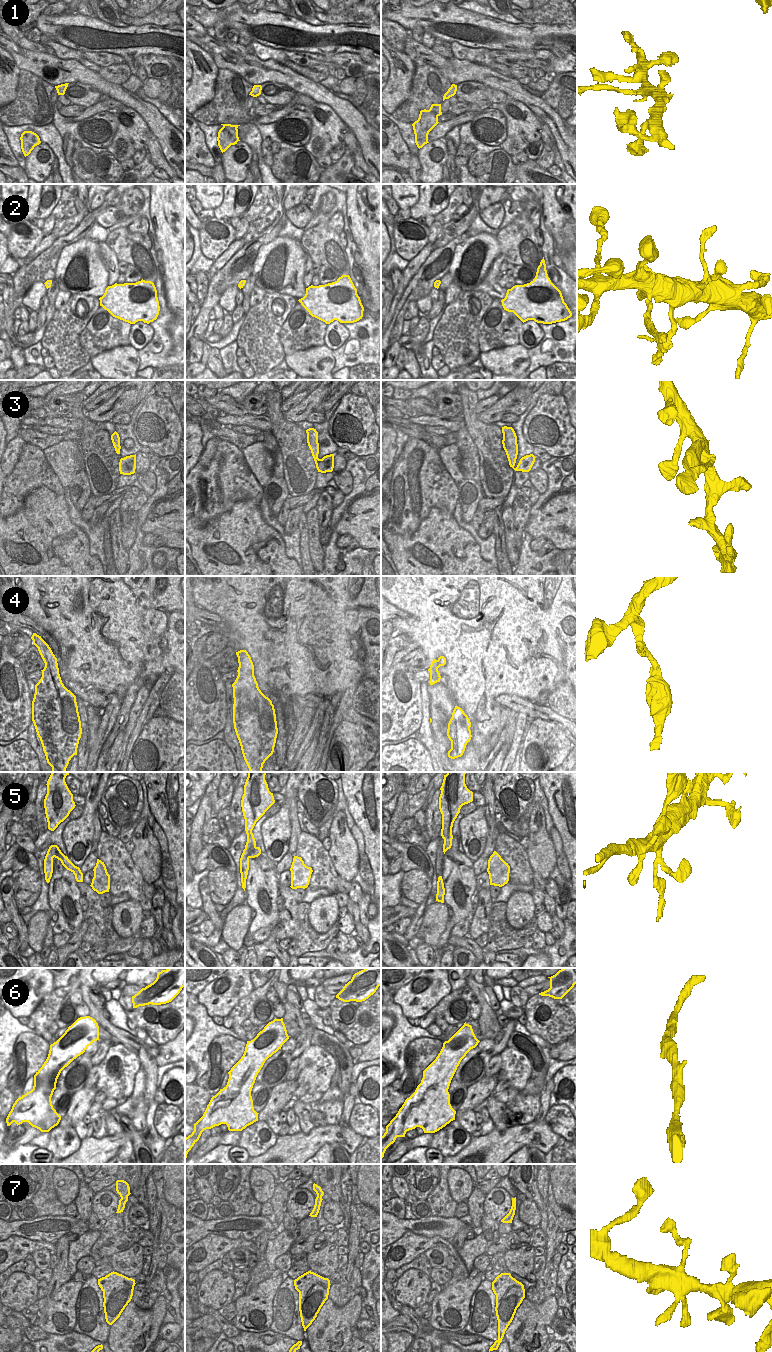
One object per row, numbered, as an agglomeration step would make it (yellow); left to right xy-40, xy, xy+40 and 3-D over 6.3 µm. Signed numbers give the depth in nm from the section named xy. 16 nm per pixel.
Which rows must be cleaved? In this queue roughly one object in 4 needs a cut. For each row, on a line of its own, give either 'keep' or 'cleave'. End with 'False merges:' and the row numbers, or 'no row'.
1: keep
2: keep
3: keep
4: keep
5: cleave
6: keep
7: keep
False merges: 5

